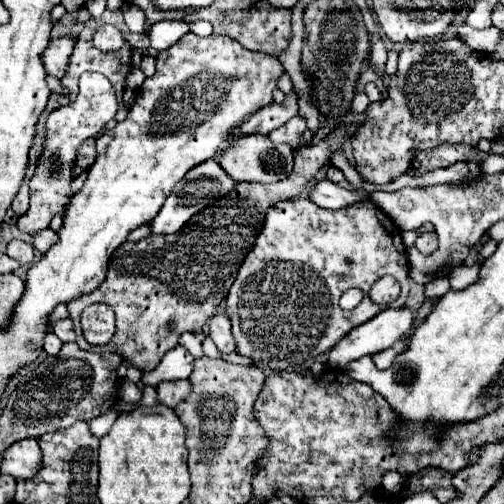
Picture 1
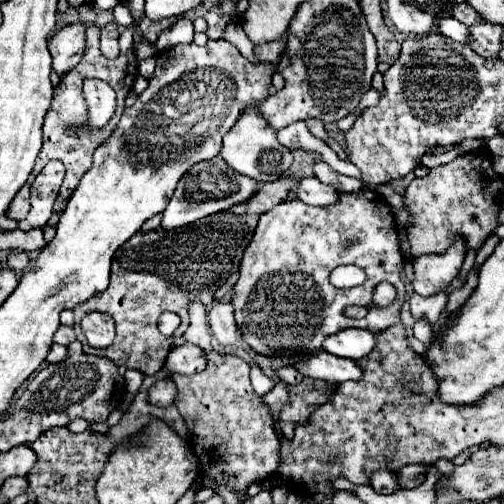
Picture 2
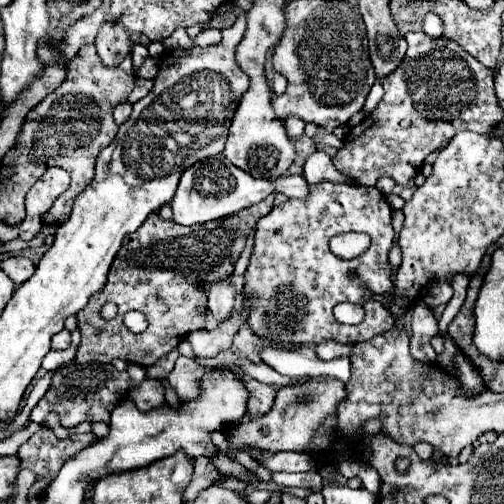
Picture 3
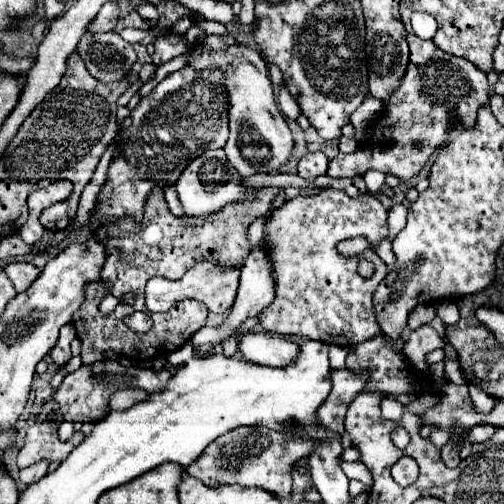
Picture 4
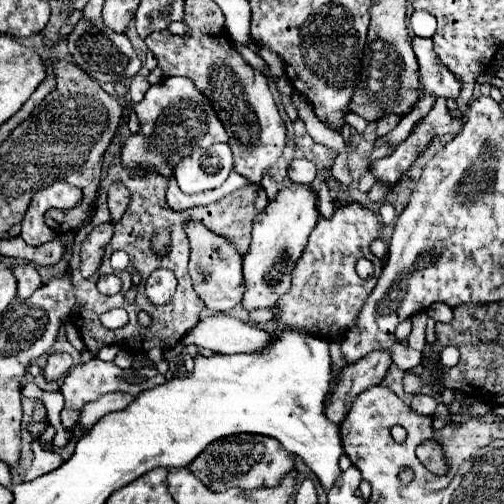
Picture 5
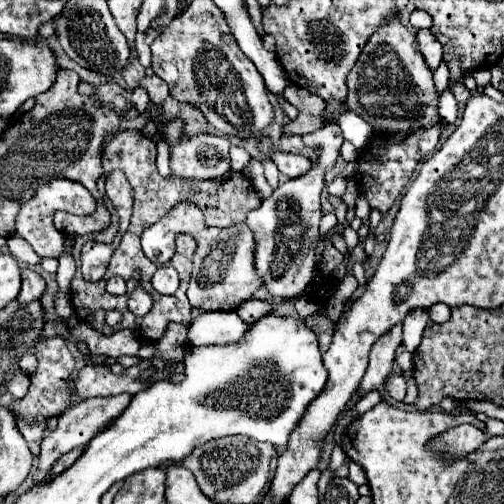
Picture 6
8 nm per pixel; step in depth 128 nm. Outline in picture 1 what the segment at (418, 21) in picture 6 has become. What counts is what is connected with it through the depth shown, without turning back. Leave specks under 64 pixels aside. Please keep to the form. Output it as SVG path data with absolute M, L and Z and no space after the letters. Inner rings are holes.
M462 22L458 26L458 36L462 42L466 42L472 50L476 52L484 52L484 54L492 54L494 46L500 40L500 30L498 28L488 28L488 30L476 30L470 28L466 22Z

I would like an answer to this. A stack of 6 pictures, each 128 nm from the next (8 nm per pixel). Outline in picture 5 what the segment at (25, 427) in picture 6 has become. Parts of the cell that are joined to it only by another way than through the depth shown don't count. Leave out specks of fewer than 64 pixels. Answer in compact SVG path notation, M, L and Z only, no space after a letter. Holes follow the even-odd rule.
M66 352L50 354L46 368L44 368L44 378L46 378L46 382L54 382L54 380L62 378L70 368L72 368L72 356L70 354L66 354Z

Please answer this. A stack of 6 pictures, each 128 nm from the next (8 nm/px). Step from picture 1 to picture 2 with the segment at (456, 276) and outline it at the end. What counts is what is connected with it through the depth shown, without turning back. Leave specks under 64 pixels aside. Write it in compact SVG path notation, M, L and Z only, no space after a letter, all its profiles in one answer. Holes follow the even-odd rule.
M440 292L436 296L430 296L430 298L424 298L420 294L412 294L410 296L410 312L416 320L426 320L430 324L434 324L440 316L440 312L444 310L448 302L448 292Z

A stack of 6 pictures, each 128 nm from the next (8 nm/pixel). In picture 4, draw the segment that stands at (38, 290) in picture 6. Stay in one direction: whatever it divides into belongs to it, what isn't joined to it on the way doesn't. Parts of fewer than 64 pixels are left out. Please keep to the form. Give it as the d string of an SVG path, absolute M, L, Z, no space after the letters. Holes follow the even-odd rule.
M12 262L4 268L4 272L12 280L18 294L26 292L30 288L30 284L40 276L40 270L34 264L26 264L26 262Z

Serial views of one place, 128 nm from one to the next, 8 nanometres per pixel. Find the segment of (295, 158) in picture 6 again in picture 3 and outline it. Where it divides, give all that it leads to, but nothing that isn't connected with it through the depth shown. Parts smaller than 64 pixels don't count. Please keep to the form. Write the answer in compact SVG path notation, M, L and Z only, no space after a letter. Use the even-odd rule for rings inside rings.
M314 152L308 156L304 164L304 178L308 184L318 184L318 182L348 182L342 172L338 172L332 164L332 158L326 152Z

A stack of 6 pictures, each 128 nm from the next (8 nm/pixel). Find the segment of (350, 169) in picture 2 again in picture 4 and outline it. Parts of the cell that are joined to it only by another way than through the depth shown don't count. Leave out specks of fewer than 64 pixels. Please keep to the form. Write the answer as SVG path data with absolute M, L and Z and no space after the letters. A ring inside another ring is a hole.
M284 84L280 86L278 104L280 104L280 110L282 110L282 112L284 112L288 118L292 118L292 120L296 120L296 118L298 118L298 114L300 114L300 108L298 108L296 100L292 100L292 96L290 96L290 92L288 92L288 88L286 88Z

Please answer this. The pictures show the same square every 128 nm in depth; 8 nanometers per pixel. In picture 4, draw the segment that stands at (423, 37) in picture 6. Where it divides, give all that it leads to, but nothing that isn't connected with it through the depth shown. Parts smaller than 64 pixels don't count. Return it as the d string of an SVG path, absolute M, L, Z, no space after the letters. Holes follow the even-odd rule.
M408 34L408 46L410 46L410 66L406 76L402 78L402 86L390 96L390 100L384 104L386 112L382 116L382 138L384 142L388 142L388 146L382 146L378 142L370 142L360 146L354 154L338 154L330 166L328 166L328 176L332 178L354 178L354 176L362 176L366 170L380 170L384 174L396 174L402 180L408 180L412 176L416 176L422 166L426 164L426 160L438 152L438 146L444 142L444 138L448 136L448 132L452 130L448 124L448 118L460 116L460 124L462 128L472 128L476 122L476 112L480 106L488 104L488 80L486 74L480 72L478 68L474 68L468 60L456 58L452 54L442 52L432 40L422 40L416 34Z

